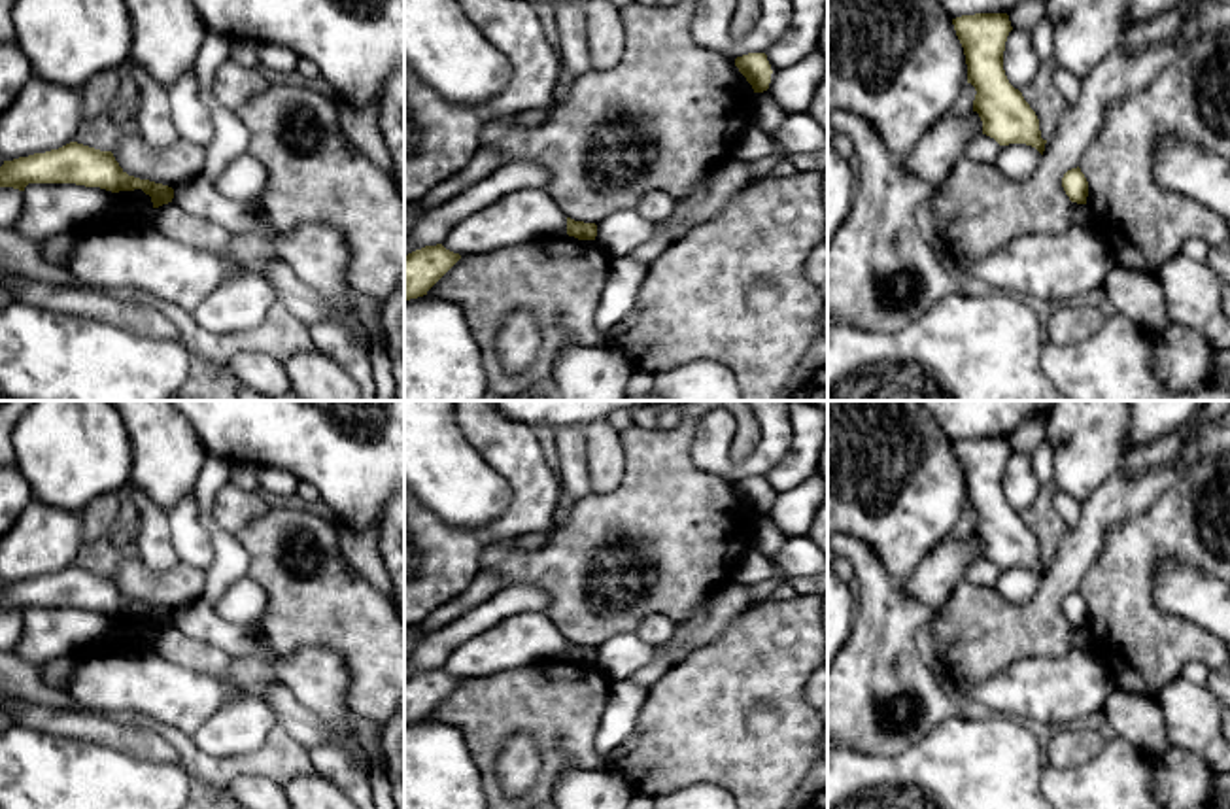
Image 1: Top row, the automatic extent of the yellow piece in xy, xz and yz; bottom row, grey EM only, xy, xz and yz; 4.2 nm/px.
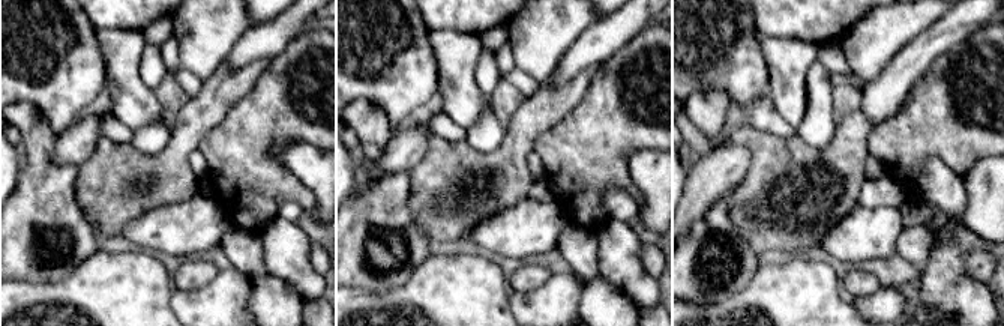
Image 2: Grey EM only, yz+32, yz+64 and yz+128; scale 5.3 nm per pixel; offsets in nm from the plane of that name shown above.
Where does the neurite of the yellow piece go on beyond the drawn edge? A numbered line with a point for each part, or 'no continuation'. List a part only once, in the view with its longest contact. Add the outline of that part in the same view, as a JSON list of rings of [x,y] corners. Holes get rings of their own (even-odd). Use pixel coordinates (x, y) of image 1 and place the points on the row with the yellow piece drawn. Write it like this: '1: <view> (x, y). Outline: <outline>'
no continuation

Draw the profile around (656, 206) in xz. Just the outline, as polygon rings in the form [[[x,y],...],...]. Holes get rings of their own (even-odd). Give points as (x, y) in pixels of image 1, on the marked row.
[[[654,191],[646,195],[642,200],[639,200],[635,210],[639,212],[641,217],[652,223],[661,223],[673,214],[675,204],[676,200],[669,197],[667,193]]]

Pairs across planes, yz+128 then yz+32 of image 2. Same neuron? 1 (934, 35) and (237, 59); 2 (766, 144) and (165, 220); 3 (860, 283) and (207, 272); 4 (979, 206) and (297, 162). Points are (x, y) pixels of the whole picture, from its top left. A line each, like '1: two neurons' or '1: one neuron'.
1: one neuron
2: two neurons
3: one neuron
4: one neuron

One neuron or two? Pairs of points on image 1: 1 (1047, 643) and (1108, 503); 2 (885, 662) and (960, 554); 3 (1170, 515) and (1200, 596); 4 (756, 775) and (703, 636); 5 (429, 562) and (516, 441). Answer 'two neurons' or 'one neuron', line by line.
1: one neuron
2: two neurons
3: two neurons
4: two neurons
5: one neuron

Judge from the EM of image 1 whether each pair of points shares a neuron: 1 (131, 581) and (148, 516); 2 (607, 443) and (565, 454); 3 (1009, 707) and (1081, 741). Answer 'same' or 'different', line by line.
1: different
2: different
3: different

